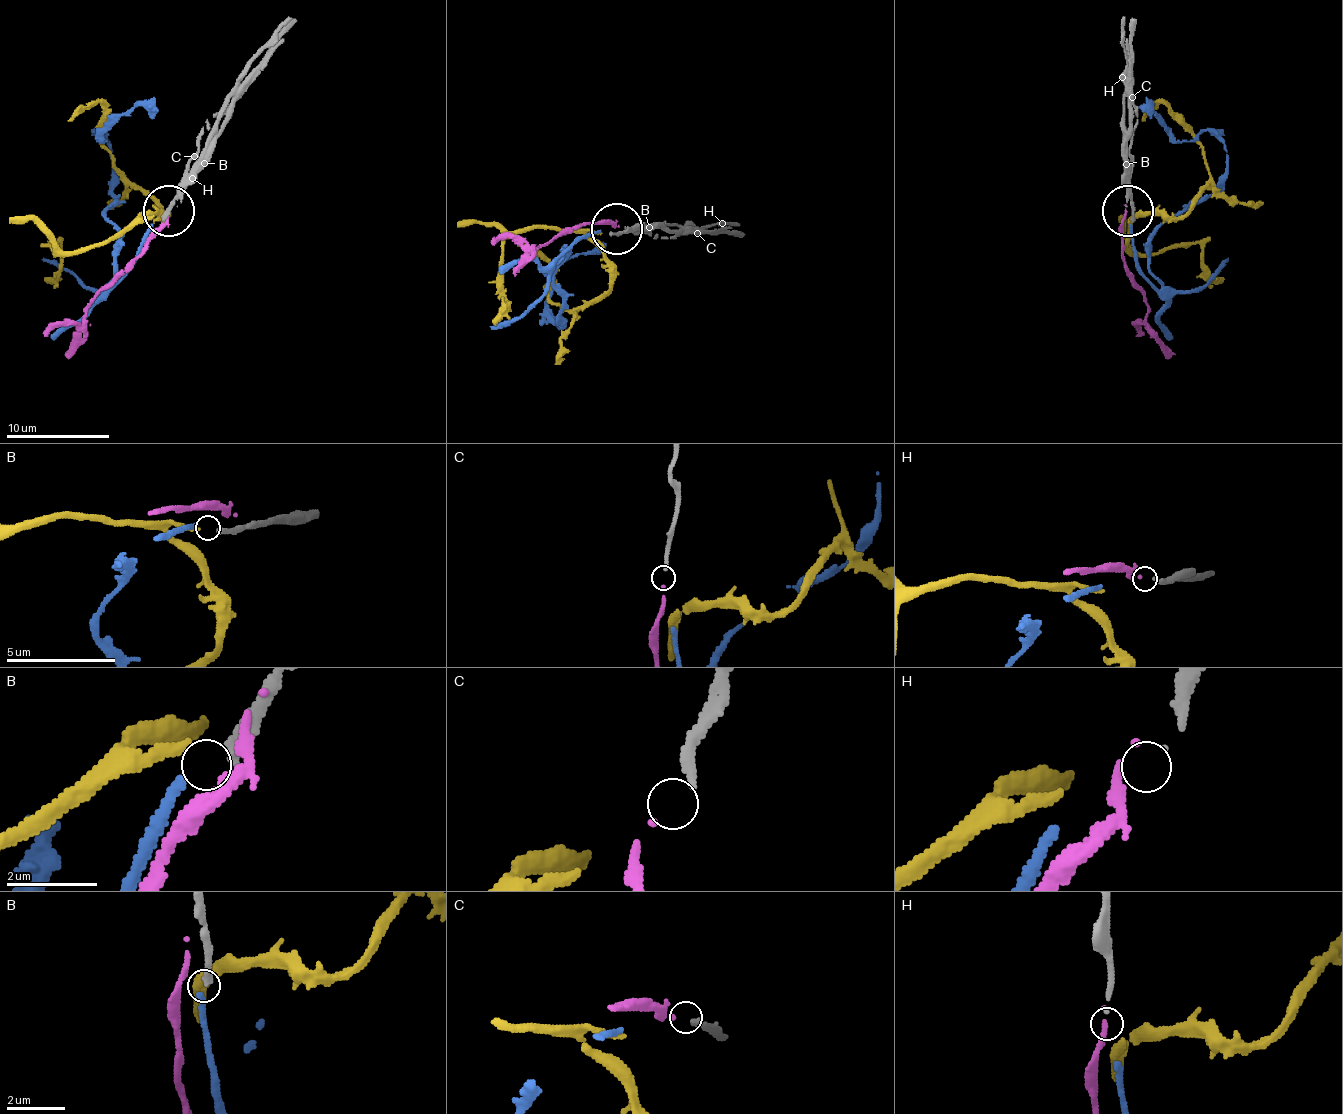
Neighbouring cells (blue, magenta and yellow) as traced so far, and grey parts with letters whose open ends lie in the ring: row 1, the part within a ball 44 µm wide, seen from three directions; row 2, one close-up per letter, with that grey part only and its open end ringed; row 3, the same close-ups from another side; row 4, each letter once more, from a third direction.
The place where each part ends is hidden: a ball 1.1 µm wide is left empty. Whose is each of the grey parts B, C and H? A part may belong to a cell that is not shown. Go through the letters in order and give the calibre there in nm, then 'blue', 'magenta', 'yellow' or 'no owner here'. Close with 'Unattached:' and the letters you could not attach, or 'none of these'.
B: calibre 280 nm; no owner here
C: calibre 180 nm; magenta
H: calibre 110 nm; no owner here
Unattached: B, H

